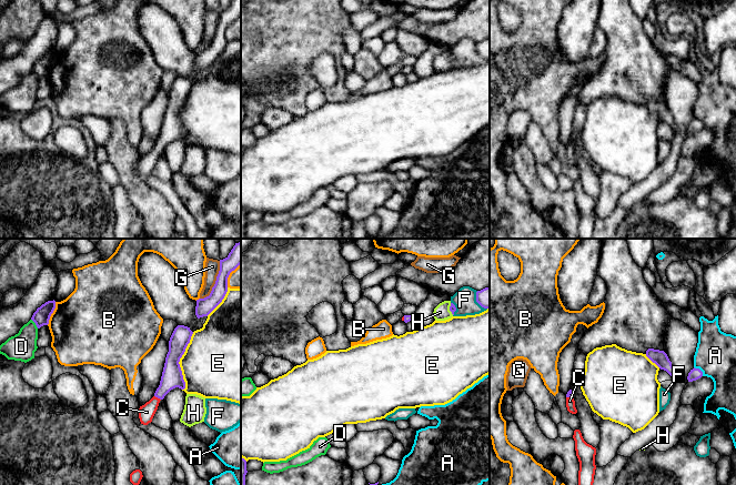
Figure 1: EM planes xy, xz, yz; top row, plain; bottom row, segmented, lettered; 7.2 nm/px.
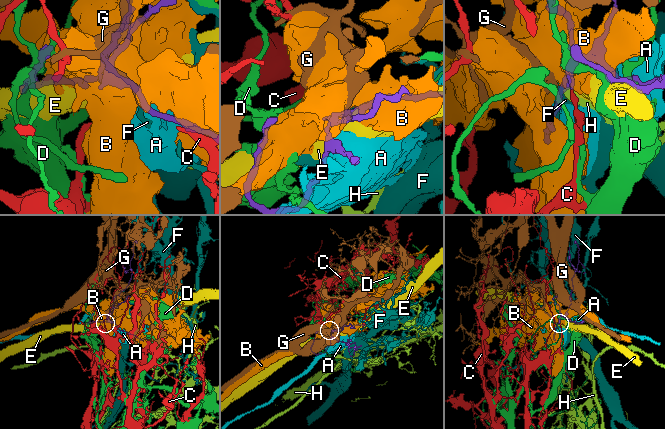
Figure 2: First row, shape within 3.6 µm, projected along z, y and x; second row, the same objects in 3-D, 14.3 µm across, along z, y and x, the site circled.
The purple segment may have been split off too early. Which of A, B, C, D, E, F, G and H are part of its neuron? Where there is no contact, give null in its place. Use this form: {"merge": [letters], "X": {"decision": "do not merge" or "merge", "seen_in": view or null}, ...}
{"merge": ["C"], "A": {"decision": "do not merge", "seen_in": "yz"}, "B": {"decision": "do not merge", "seen_in": "xy"}, "C": {"decision": "merge", "seen_in": "xy"}, "D": {"decision": "do not merge", "seen_in": "xy"}, "E": {"decision": "do not merge", "seen_in": "xy"}, "F": {"decision": "do not merge", "seen_in": "xz"}, "G": {"decision": "do not merge", "seen_in": "xy"}, "H": {"decision": "do not merge", "seen_in": "xz"}}

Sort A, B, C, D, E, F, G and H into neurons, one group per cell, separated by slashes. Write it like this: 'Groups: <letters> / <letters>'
Groups: A / B / C / D / E / F / G / H

